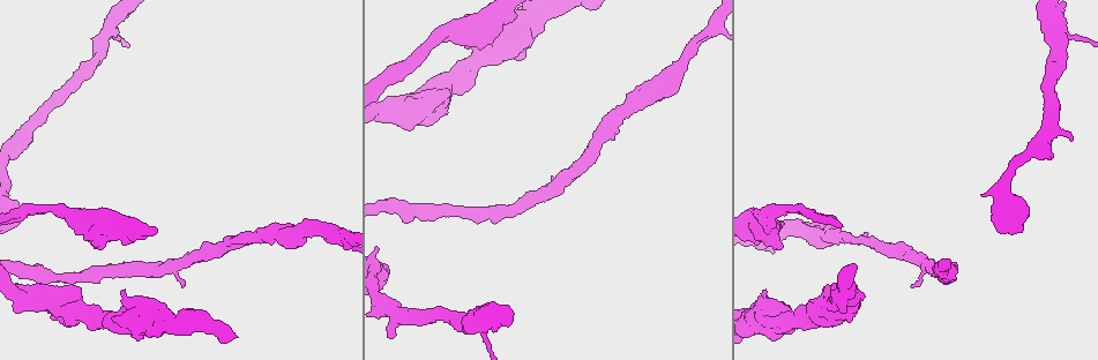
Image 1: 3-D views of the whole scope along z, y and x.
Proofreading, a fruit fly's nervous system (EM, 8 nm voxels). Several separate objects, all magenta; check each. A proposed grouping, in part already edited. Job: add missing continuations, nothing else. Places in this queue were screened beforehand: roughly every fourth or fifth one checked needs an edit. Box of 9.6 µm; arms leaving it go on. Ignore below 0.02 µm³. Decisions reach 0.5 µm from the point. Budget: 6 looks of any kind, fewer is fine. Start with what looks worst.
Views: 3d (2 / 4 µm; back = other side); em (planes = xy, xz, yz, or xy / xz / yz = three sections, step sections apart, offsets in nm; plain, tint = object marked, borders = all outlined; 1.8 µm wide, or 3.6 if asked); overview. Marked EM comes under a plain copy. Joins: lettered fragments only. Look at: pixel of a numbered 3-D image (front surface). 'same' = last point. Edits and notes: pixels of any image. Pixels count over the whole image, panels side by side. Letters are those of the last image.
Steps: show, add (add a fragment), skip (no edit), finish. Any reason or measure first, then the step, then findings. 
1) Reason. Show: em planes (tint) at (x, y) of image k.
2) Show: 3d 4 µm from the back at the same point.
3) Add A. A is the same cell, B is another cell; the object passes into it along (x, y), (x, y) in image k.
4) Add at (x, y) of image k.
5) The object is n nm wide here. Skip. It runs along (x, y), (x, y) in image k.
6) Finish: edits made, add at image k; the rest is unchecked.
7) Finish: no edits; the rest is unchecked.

Free end. Show: em xy step 4 (tint) at (393, 336) of image 1.

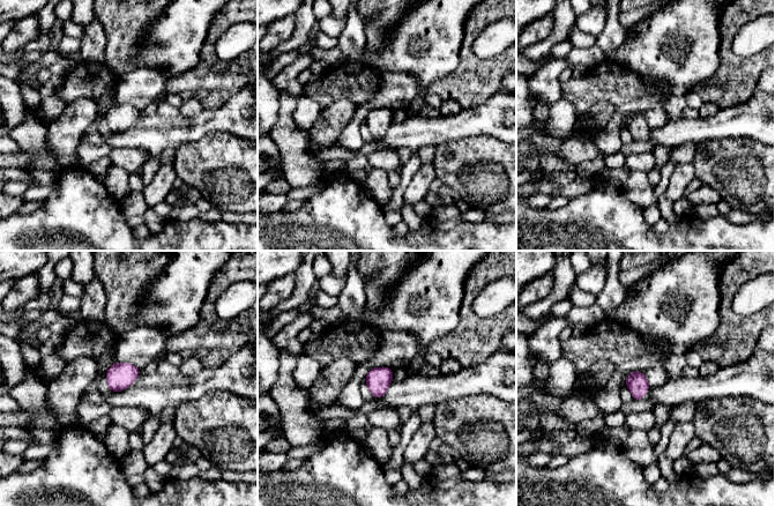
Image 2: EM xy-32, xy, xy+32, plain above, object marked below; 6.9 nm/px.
Show: em planes (borders) at the same point.

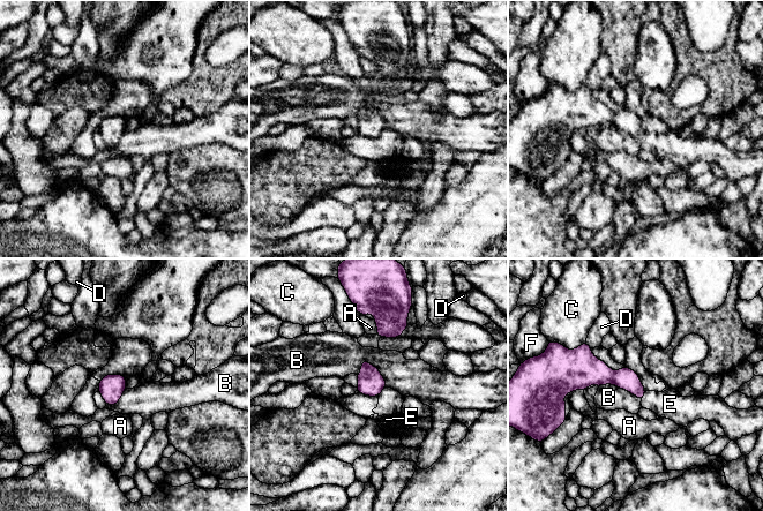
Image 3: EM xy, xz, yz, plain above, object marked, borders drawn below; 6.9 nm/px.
Add E. E is the same cell, A, B, C, D and F are other cells; it goes on there.

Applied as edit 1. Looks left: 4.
Arms part here. Show: em 3.6 µm xy step 16 (tint) at (101, 227) of image 1.

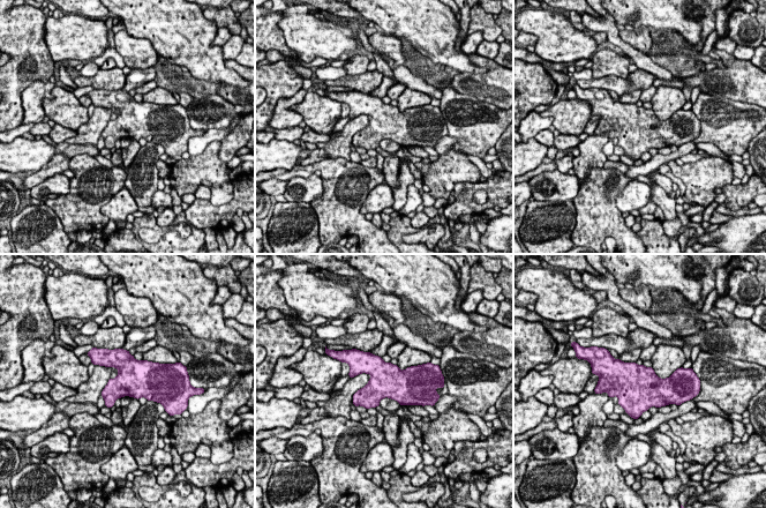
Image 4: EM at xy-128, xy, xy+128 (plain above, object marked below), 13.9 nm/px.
Show: em 3.6 µm planes (borders) at the same point.

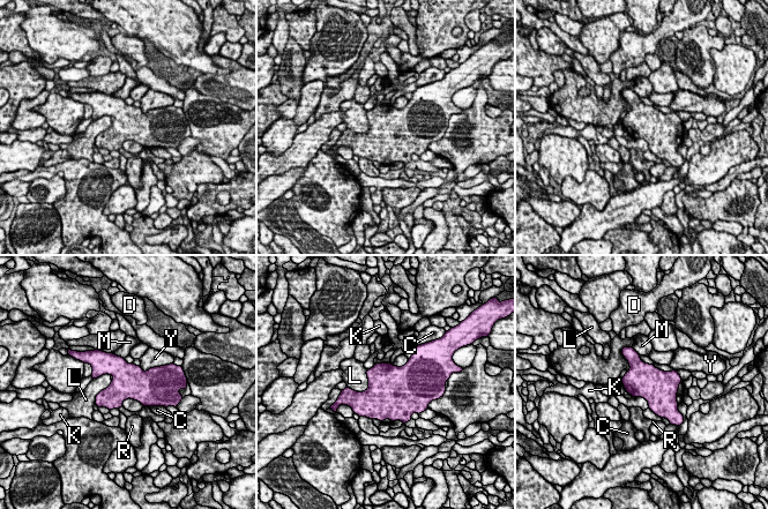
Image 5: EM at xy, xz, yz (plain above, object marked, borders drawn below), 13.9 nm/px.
Skip. C, D, K, L, M, R and Y are other cells; a border runs along (367, 369), (365, 390), (348, 388) in image 5; none of them fits.

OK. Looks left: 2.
Show: em planes (borders) at (72, 313) of image 1.

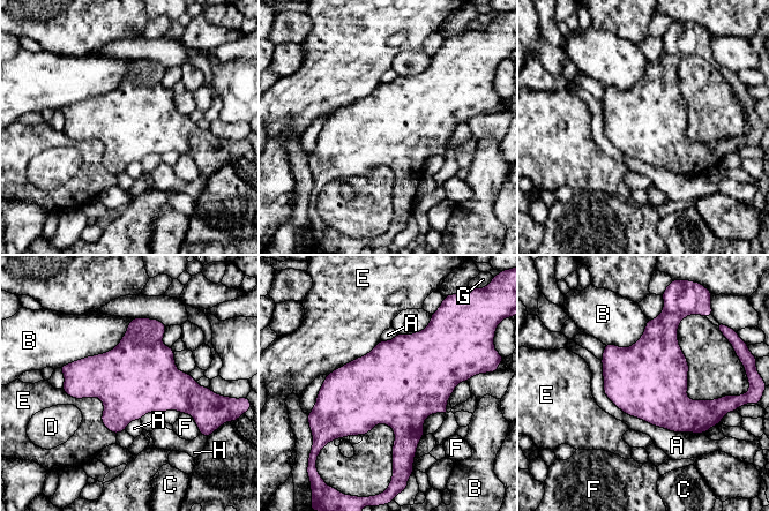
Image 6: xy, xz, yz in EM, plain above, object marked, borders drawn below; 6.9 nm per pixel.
The longest contact is with A, 900 nm. Skip. A, B, C, D, E, F, G and H are other cells; a border runs along (61, 389), (97, 397), (116, 434) in image 6; no lettered fragment goes on from it.

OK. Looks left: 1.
Finish: edits made, add at image 3; the rest is unchecked.

